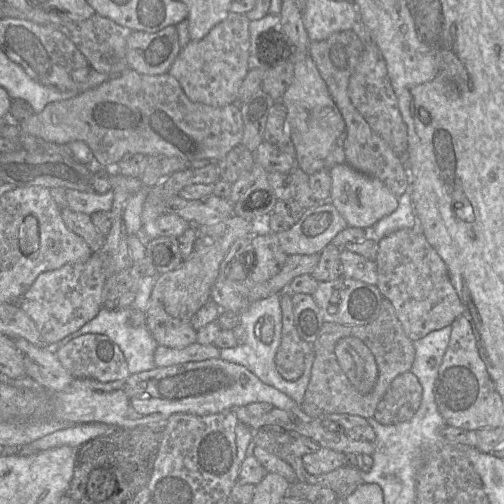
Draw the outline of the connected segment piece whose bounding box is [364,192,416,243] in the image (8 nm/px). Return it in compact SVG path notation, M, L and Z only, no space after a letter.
M405 192L398 197L398 207L393 213L379 220L370 229L364 230L367 239L372 239L378 243L382 238L393 232L401 229L412 229L415 224L412 195Z

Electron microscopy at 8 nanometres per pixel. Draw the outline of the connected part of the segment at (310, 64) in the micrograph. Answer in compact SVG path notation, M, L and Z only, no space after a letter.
M292 48L289 60L294 65L294 77L280 101L287 109L287 128L296 151L296 166L310 176L346 162L343 148L346 127L308 50Z

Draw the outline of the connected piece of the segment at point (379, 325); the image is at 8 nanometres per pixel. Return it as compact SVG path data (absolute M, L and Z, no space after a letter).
M383 298L378 317L363 326L324 322L313 343L315 358L301 409L311 417L331 413L369 419L391 382L411 370L413 342L406 336L392 303Z

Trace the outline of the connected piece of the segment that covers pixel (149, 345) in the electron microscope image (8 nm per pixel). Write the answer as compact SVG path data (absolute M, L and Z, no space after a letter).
M102 307L93 319L74 332L74 336L78 337L87 333L106 335L110 340L117 344L123 352L130 374L152 370L156 368L154 363L154 353L159 344L152 337L151 332L146 325L134 327L129 323L129 317L130 308L109 310Z

